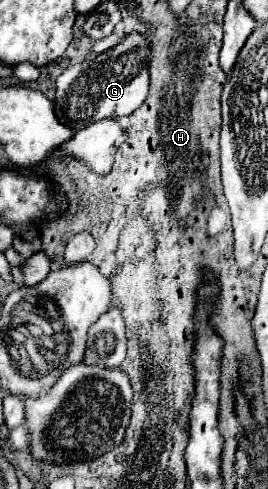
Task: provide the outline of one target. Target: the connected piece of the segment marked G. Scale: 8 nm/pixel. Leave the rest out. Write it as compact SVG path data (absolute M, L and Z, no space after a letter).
M142 33L126 35L114 49L88 57L68 67L56 81L56 115L70 129L80 131L102 117L124 117L134 113L148 97L150 87L150 41Z

